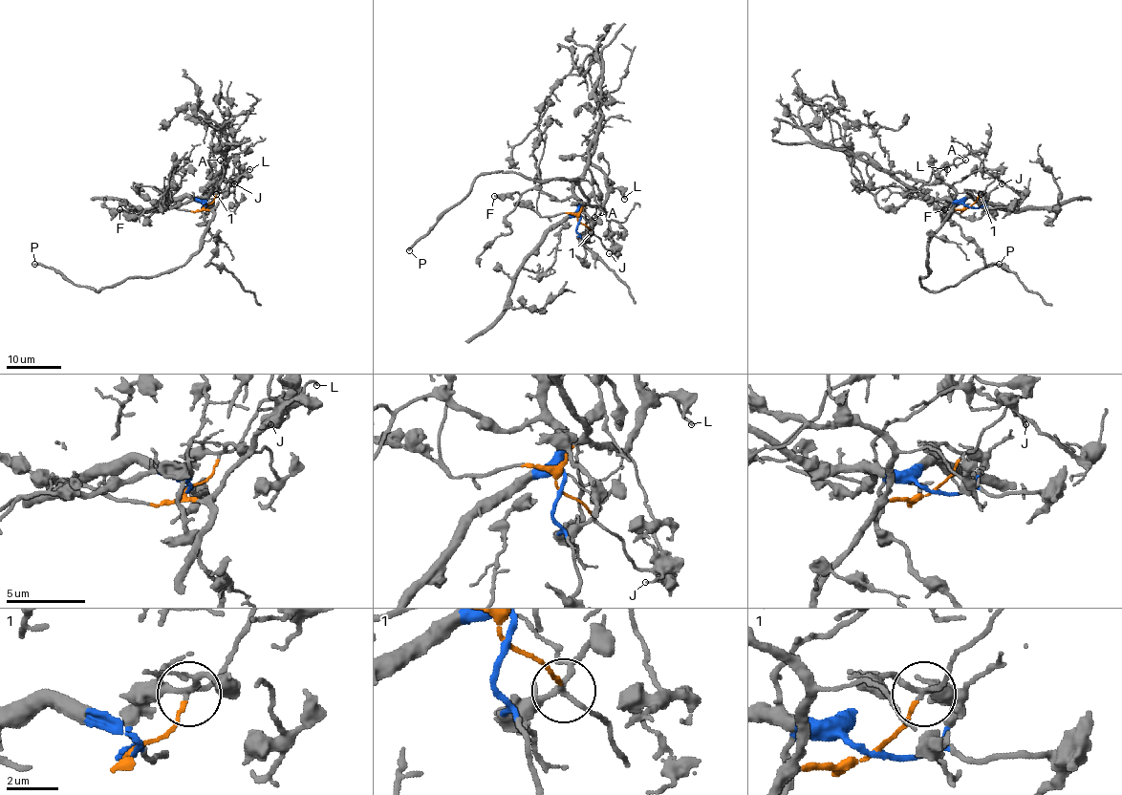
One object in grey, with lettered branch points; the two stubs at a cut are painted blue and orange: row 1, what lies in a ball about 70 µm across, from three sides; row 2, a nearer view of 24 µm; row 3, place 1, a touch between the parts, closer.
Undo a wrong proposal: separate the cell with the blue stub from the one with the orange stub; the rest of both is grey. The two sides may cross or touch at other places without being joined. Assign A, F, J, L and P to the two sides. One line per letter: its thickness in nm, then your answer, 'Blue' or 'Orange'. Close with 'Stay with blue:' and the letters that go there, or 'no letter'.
A: Thickness 120 nm. Blue
F: Thickness 190 nm. Blue
J: Thickness 120 nm. Orange
L: Thickness 130 nm. Orange
P: Thickness 320 nm. Orange
Stay with blue: A, F

